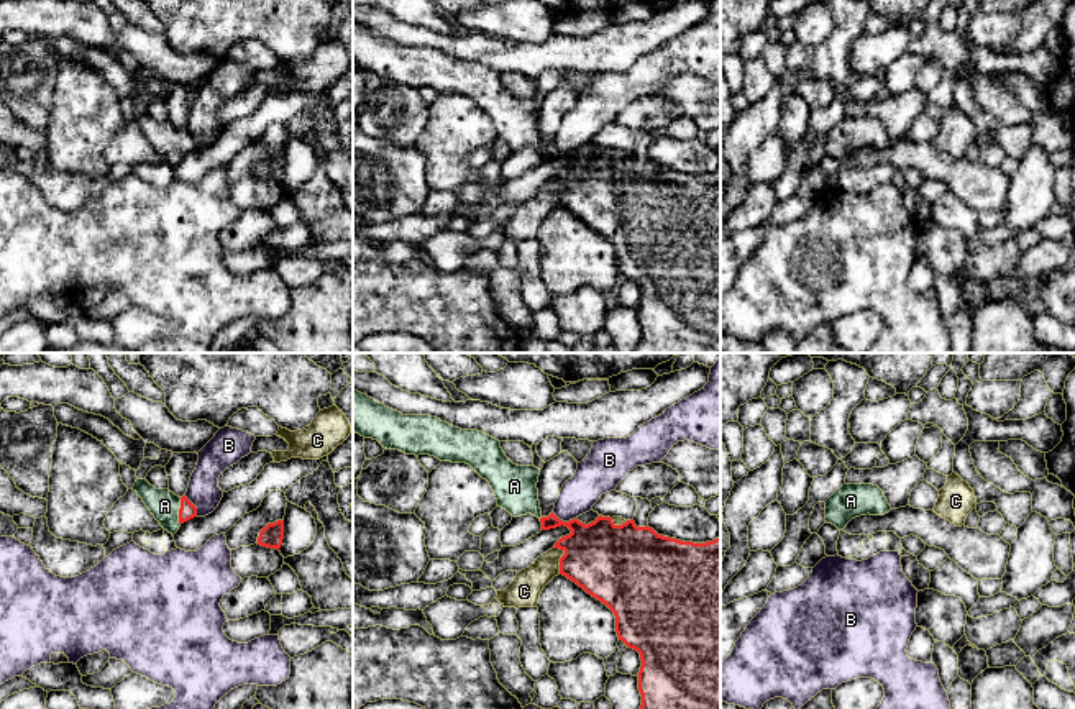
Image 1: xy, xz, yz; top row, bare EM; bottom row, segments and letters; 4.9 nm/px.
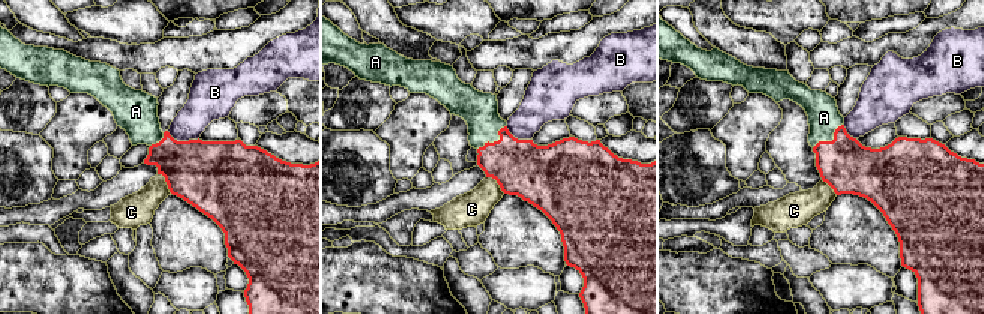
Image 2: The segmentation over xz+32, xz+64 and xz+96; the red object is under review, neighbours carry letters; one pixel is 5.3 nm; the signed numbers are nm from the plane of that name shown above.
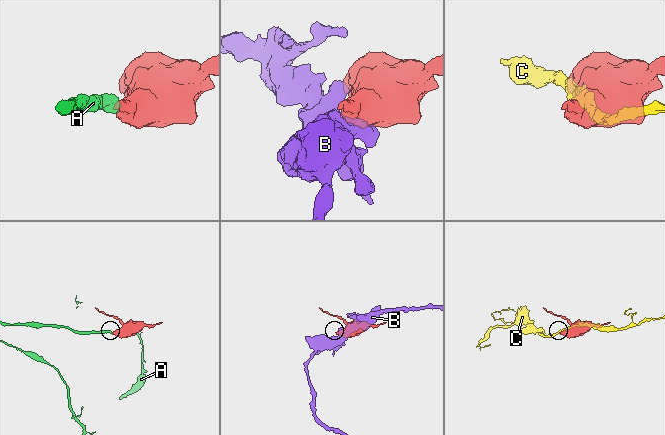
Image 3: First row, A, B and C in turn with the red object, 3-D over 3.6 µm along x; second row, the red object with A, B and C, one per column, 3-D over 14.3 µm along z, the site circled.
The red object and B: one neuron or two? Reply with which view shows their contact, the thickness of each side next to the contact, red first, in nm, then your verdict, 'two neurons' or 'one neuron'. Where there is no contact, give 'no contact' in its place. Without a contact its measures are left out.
meets red in xz; 340 nm thick on the red side, 180 nm on the other; two neurons

